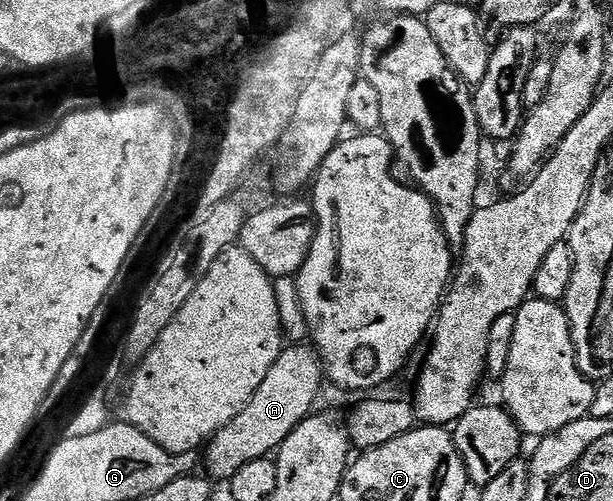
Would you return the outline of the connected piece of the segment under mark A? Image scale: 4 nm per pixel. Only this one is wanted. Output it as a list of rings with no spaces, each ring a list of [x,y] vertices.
[[[291,344],[283,348],[278,362],[268,371],[260,391],[252,395],[248,407],[232,419],[221,431],[210,438],[204,449],[204,469],[215,482],[229,482],[230,478],[252,459],[270,457],[292,435],[292,431],[304,418],[315,412],[318,392],[324,385],[324,366],[317,352],[309,344]]]

